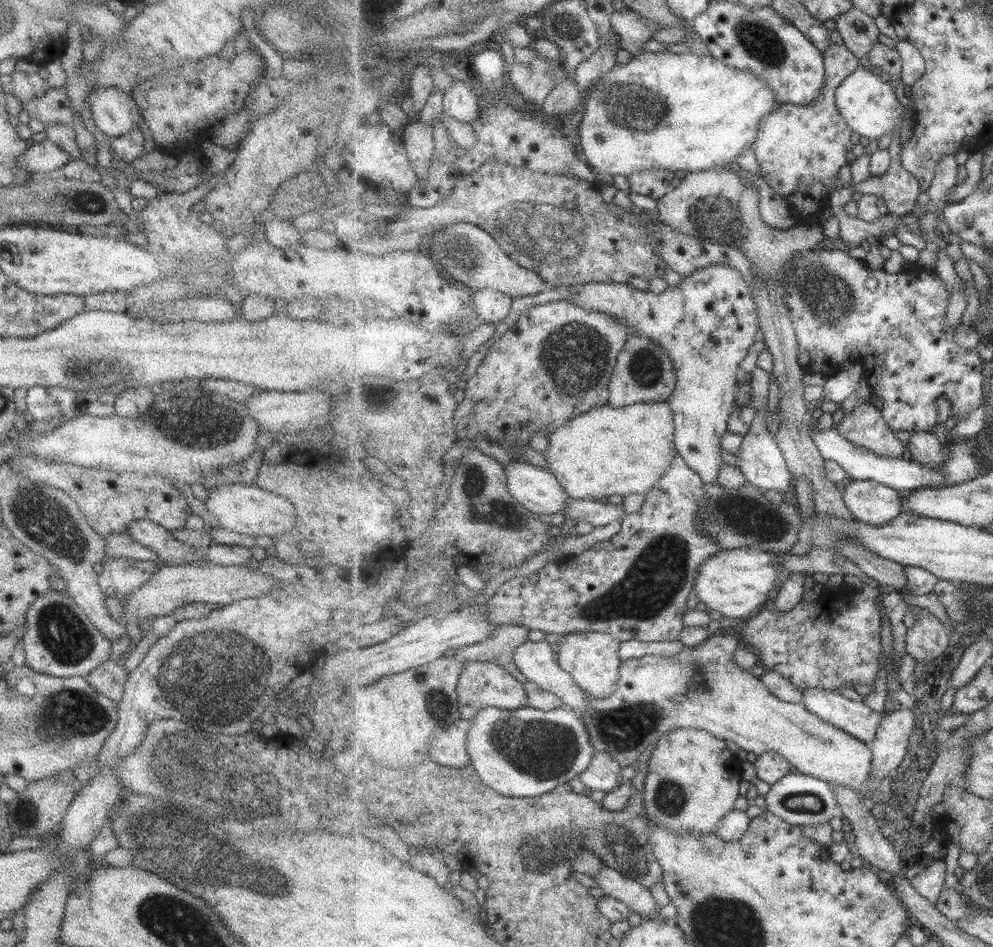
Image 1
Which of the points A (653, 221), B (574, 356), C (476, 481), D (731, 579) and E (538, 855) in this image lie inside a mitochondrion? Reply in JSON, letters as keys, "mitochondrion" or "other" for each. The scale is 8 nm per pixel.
{"A":"other","B":"mitochondrion","C":"mitochondrion","D":"other","E":"mitochondrion"}

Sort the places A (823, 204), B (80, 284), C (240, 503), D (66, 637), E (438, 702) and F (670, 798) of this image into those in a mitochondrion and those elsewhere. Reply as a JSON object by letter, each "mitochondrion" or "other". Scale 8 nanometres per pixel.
{"A":"other","B":"other","C":"other","D":"mitochondrion","E":"mitochondrion","F":"mitochondrion"}

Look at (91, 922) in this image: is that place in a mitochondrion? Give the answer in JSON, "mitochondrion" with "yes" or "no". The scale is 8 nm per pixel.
{"mitochondrion":"no"}

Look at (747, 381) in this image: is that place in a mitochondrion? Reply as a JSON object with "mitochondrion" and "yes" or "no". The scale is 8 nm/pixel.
{"mitochondrion":"no"}

